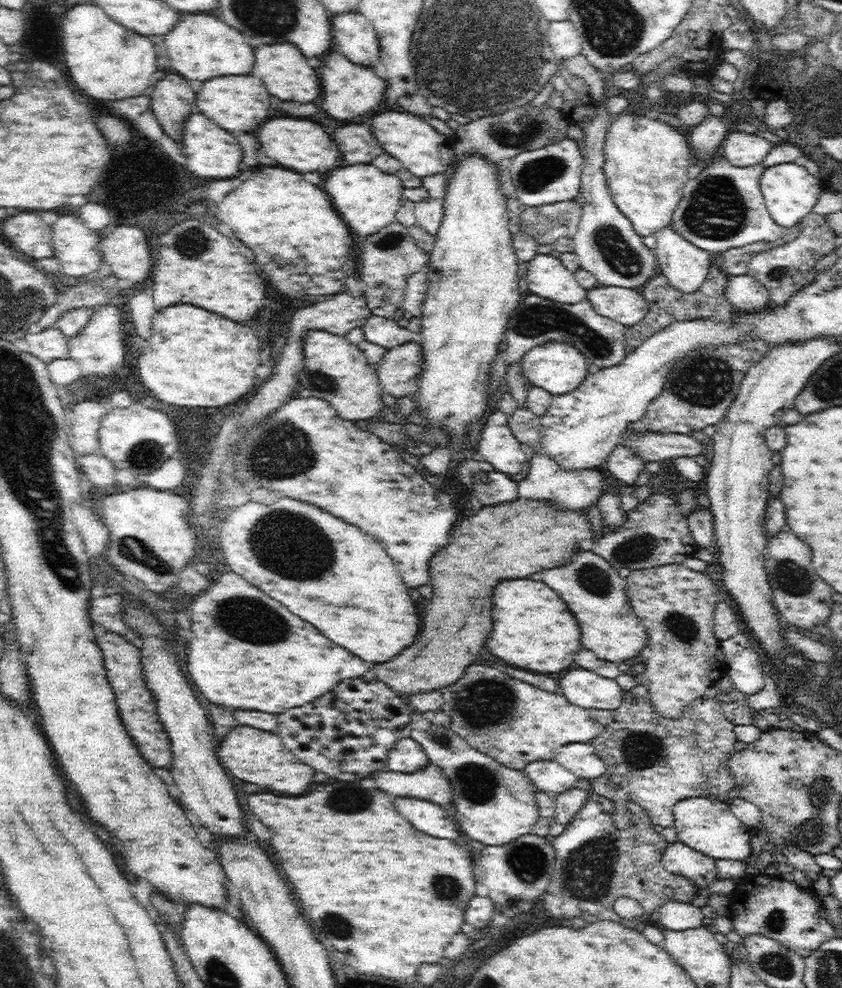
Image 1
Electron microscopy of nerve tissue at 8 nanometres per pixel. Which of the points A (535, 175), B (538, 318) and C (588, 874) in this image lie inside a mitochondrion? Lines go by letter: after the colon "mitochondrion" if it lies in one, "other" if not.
A: mitochondrion
B: mitochondrion
C: mitochondrion

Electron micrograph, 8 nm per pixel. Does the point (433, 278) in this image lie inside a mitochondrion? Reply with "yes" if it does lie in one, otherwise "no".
no

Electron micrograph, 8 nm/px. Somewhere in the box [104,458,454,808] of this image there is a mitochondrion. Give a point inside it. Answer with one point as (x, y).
(286, 543)

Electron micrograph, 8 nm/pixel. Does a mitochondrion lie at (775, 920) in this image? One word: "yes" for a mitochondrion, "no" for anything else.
yes

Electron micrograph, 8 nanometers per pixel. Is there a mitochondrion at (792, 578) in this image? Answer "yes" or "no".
yes

